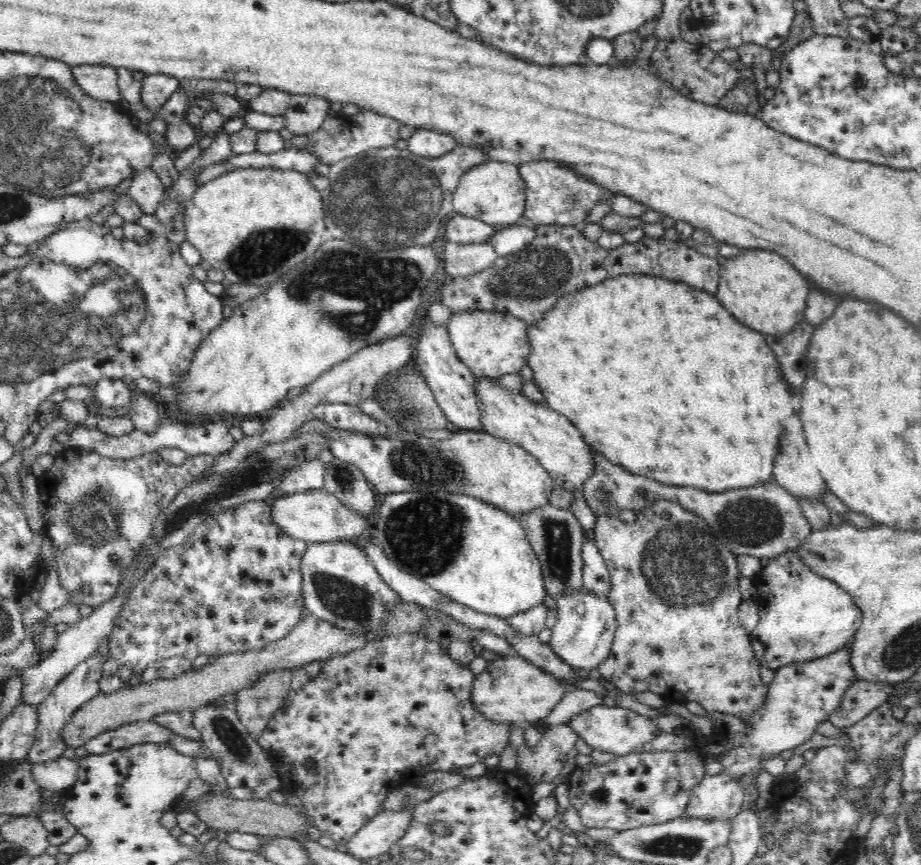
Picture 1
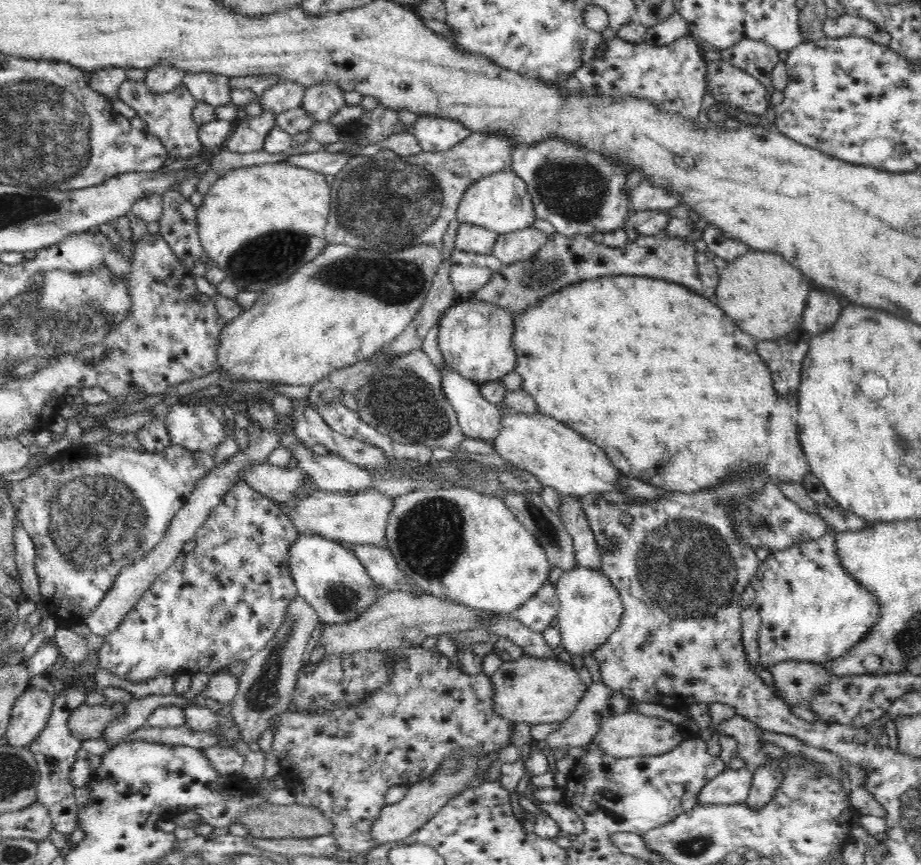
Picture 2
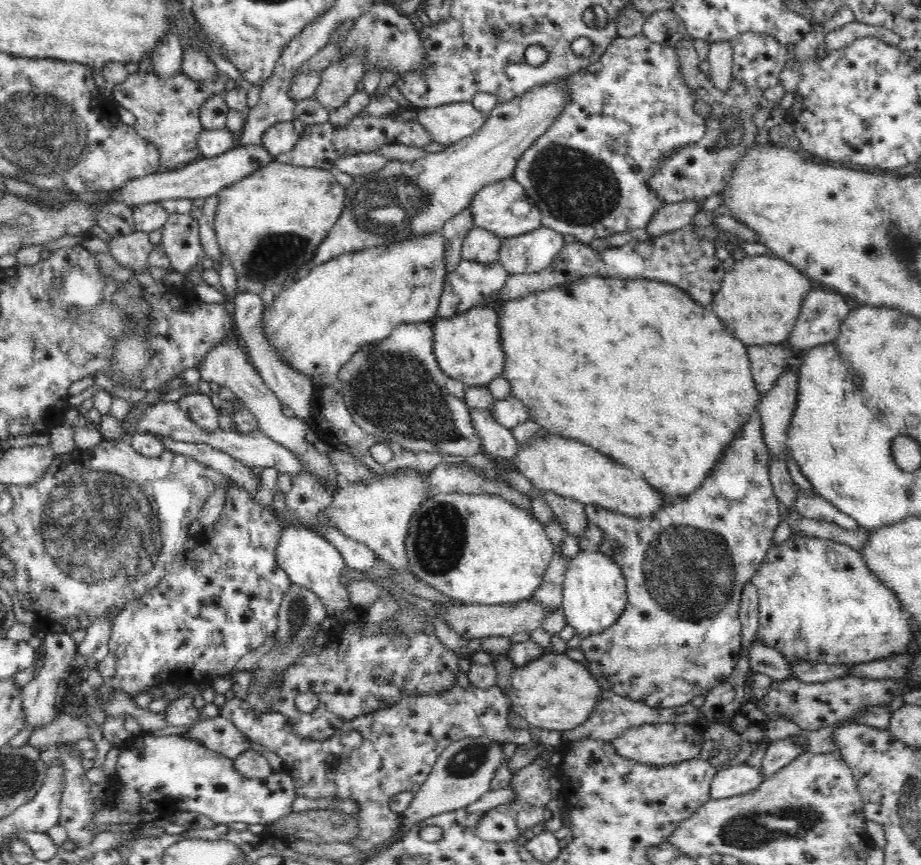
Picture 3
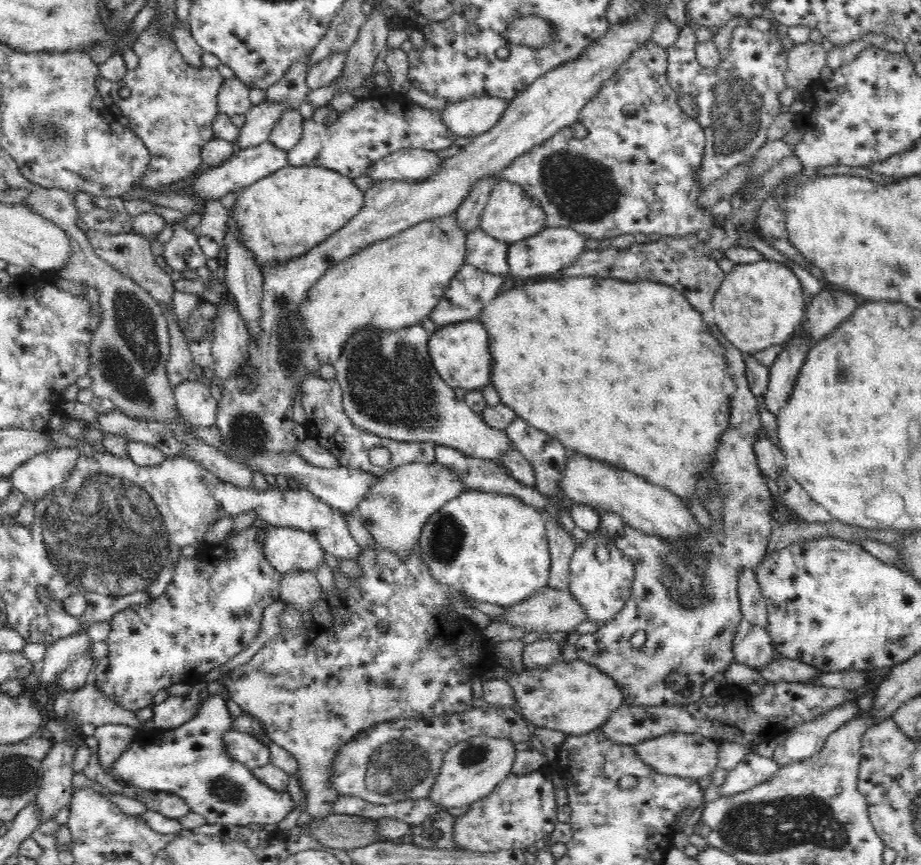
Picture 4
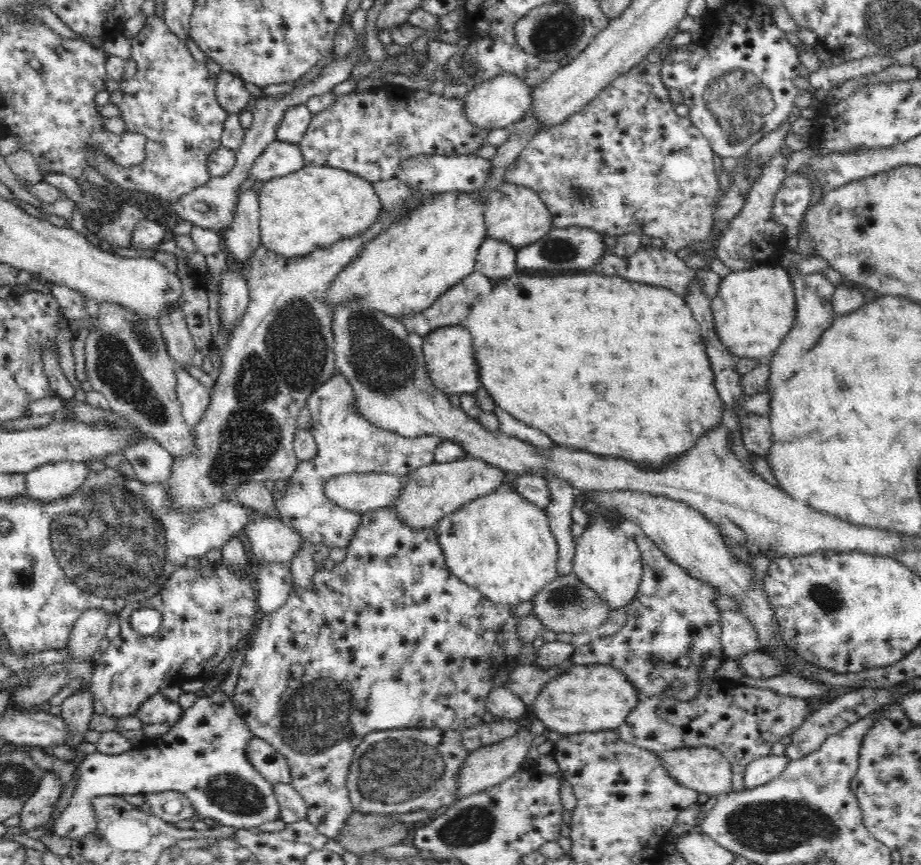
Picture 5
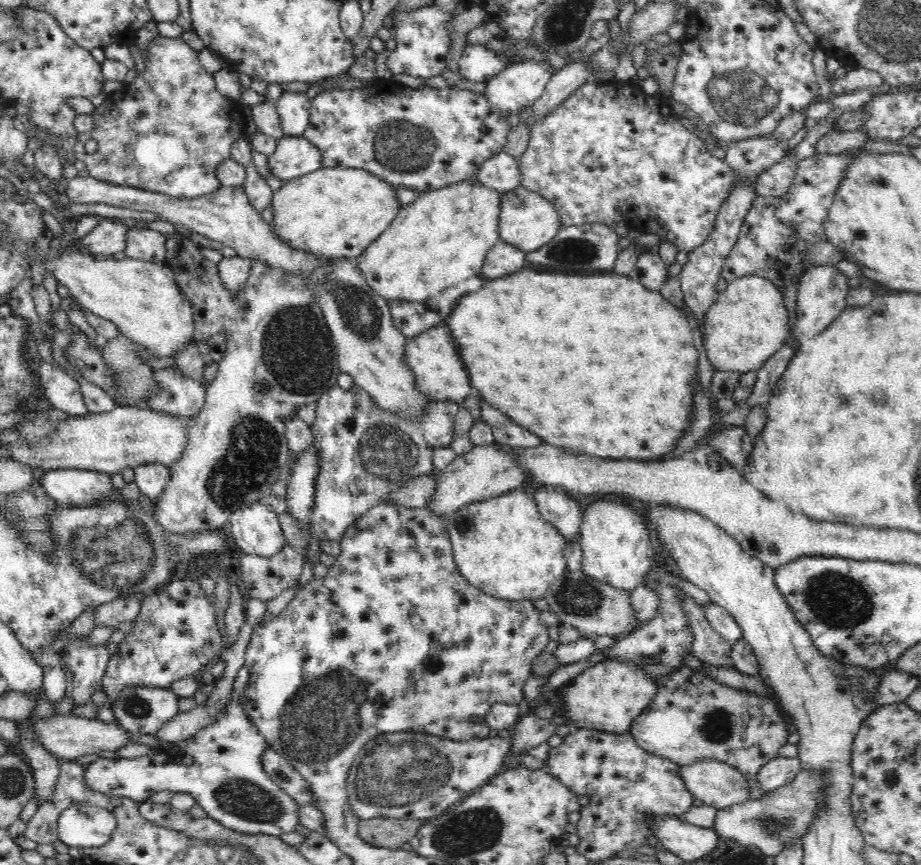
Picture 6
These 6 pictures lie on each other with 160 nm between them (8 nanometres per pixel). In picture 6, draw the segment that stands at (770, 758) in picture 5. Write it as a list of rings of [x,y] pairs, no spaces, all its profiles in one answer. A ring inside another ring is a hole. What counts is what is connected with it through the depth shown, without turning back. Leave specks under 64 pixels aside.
[[[774,757],[766,761],[758,769],[755,782],[762,791],[770,791],[786,784],[801,768],[801,762],[796,758]]]

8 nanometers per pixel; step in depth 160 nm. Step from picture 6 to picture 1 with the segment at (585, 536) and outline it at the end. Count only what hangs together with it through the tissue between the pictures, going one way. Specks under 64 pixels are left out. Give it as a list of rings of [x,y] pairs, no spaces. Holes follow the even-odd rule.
[[[585,588],[574,594],[564,594],[556,599],[556,624],[551,629],[549,645],[567,666],[580,670],[596,670],[610,656],[617,620],[608,598],[592,596]]]

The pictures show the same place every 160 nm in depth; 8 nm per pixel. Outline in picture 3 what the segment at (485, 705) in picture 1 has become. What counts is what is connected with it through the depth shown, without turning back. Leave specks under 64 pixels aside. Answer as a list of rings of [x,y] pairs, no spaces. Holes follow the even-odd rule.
[[[546,651],[524,666],[514,667],[510,672],[506,697],[510,703],[509,710],[522,716],[529,725],[562,732],[586,720],[591,708],[596,706],[596,700],[600,698],[599,688],[582,662],[570,659],[566,653]]]

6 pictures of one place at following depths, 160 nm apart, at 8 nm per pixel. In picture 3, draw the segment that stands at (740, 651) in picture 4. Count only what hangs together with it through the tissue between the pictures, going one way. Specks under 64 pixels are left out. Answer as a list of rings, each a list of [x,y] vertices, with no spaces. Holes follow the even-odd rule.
[[[757,638],[750,644],[748,656],[749,666],[757,673],[767,674],[773,682],[794,679],[792,663],[781,652],[764,646]]]

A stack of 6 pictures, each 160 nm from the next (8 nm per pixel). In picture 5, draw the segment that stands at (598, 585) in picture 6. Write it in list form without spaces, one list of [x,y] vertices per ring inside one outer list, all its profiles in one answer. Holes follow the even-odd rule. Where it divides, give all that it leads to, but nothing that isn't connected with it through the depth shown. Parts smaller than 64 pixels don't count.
[[[572,572],[570,576],[558,576],[547,584],[532,601],[532,615],[543,626],[543,630],[552,632],[567,632],[572,635],[591,632],[597,629],[606,620],[609,610],[607,606],[585,584],[579,582]]]

